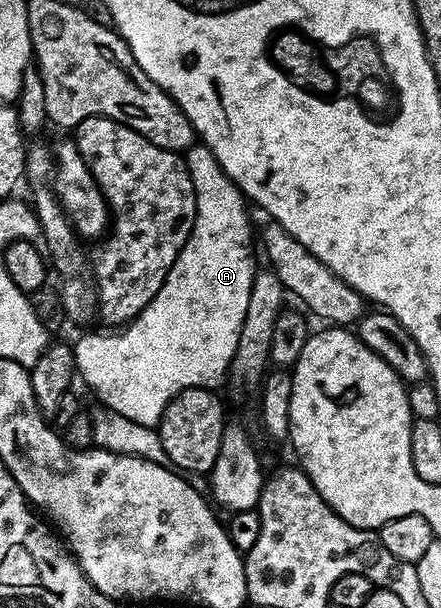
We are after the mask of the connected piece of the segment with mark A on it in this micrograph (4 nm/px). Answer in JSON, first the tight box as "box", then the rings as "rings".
{"box":[73,144,257,428],"rings":[[[196,144],[186,151],[187,167],[191,173],[193,180],[193,188],[195,189],[195,199],[197,200],[197,208],[195,209],[195,223],[191,229],[189,240],[185,244],[185,248],[181,248],[181,252],[177,256],[177,260],[173,264],[173,268],[169,272],[169,276],[165,280],[165,284],[161,284],[161,292],[157,292],[157,296],[141,311],[140,314],[127,323],[126,326],[116,329],[114,332],[103,332],[107,334],[83,334],[76,342],[73,342],[75,352],[75,368],[81,375],[81,382],[88,386],[97,397],[100,398],[102,405],[108,410],[117,412],[121,416],[125,416],[125,420],[133,420],[142,426],[152,428],[158,427],[161,416],[165,412],[165,408],[170,404],[182,390],[192,390],[198,386],[204,388],[218,387],[218,382],[228,377],[231,369],[231,361],[237,352],[237,340],[241,336],[241,324],[245,324],[245,312],[249,308],[249,292],[253,288],[253,280],[257,273],[255,261],[252,258],[252,241],[251,226],[247,223],[247,210],[245,199],[238,186],[231,181],[230,176],[221,168],[221,164],[217,164],[217,160],[213,156],[213,152],[208,146]]]}

